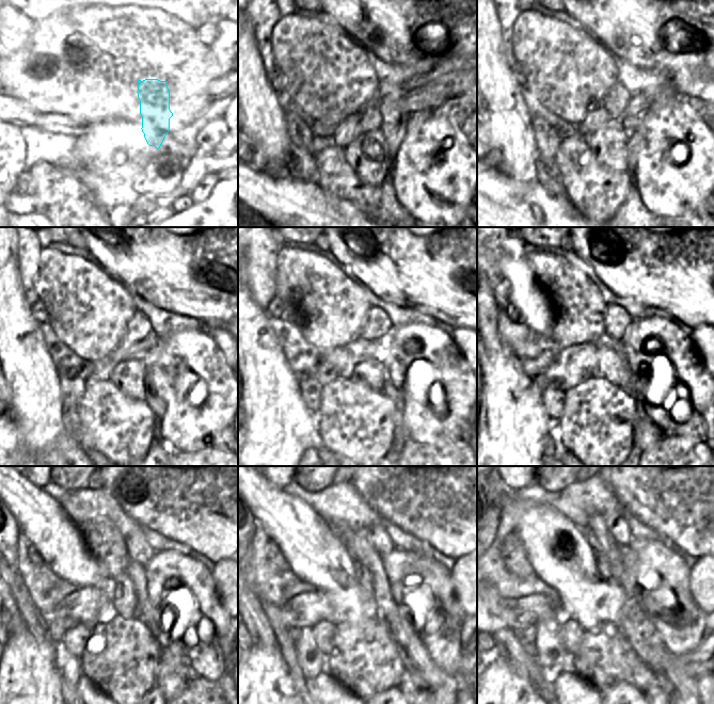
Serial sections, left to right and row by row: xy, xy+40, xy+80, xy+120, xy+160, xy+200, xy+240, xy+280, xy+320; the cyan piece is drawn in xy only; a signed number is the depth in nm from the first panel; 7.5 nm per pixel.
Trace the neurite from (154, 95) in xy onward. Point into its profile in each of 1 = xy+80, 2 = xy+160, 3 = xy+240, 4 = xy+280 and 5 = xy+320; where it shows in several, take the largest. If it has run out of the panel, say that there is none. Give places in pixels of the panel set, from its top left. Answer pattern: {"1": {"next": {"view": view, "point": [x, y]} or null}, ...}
{"1": {"next": {"view": "xy+80", "point": [629, 124]}}, "2": {"next": {"view": "xy+160", "point": [400, 436]}}, "3": {"next": {"view": "xy+240", "point": [169, 681]}}, "4": {"next": {"view": "xy+280", "point": [409, 683]}}, "5": {"next": {"view": "xy+320", "point": [663, 683]}}}

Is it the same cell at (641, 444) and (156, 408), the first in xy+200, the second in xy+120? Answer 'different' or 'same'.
same

